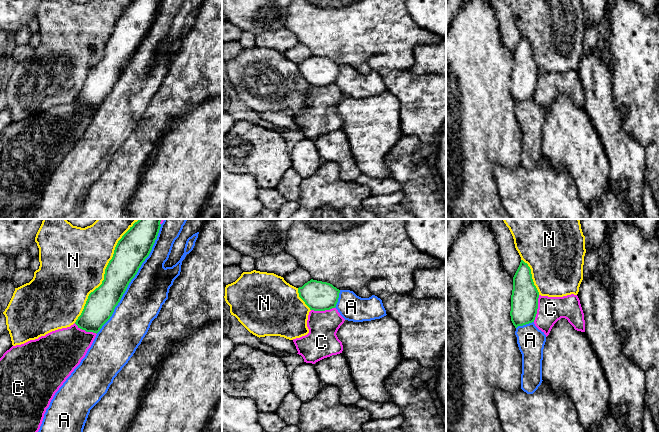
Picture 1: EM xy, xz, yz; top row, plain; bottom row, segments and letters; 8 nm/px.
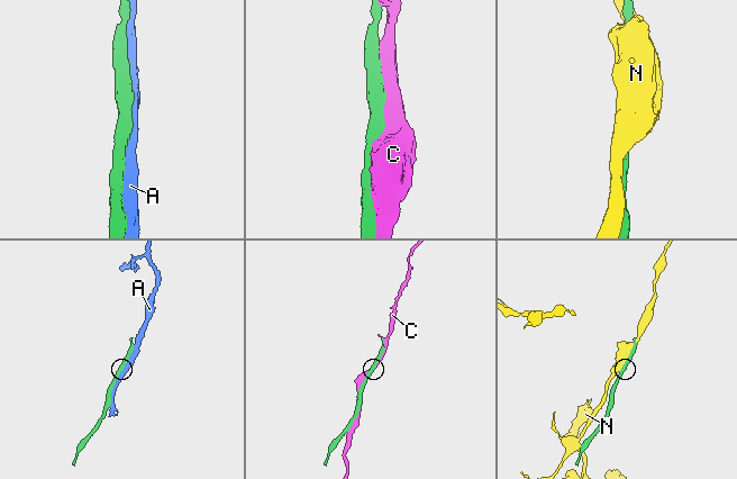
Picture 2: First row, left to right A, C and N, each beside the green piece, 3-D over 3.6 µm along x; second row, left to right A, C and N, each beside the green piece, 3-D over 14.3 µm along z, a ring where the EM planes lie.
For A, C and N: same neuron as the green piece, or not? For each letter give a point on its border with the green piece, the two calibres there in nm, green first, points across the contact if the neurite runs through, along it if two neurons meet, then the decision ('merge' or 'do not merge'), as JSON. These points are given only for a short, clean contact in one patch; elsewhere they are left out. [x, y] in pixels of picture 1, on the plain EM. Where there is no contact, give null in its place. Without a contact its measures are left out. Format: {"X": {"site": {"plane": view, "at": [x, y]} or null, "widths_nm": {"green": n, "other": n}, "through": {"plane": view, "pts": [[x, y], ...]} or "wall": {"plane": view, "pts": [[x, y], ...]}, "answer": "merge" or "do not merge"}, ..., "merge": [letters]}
{"A": {"site": {"plane": "xy", "at": [132, 54]}, "widths_nm": {"green": 260, "other": 320}, "answer": "do not merge"}, "C": {"site": {"plane": "yz", "at": [537, 84]}, "widths_nm": {"green": 220, "other": 200}, "answer": "do not merge"}, "N": {"site": {"plane": "xy", "at": [104, 50]}, "widths_nm": {"green": 240, "other": 500}, "answer": "do not merge"}, "merge": []}

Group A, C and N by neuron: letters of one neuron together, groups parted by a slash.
A / C / N

